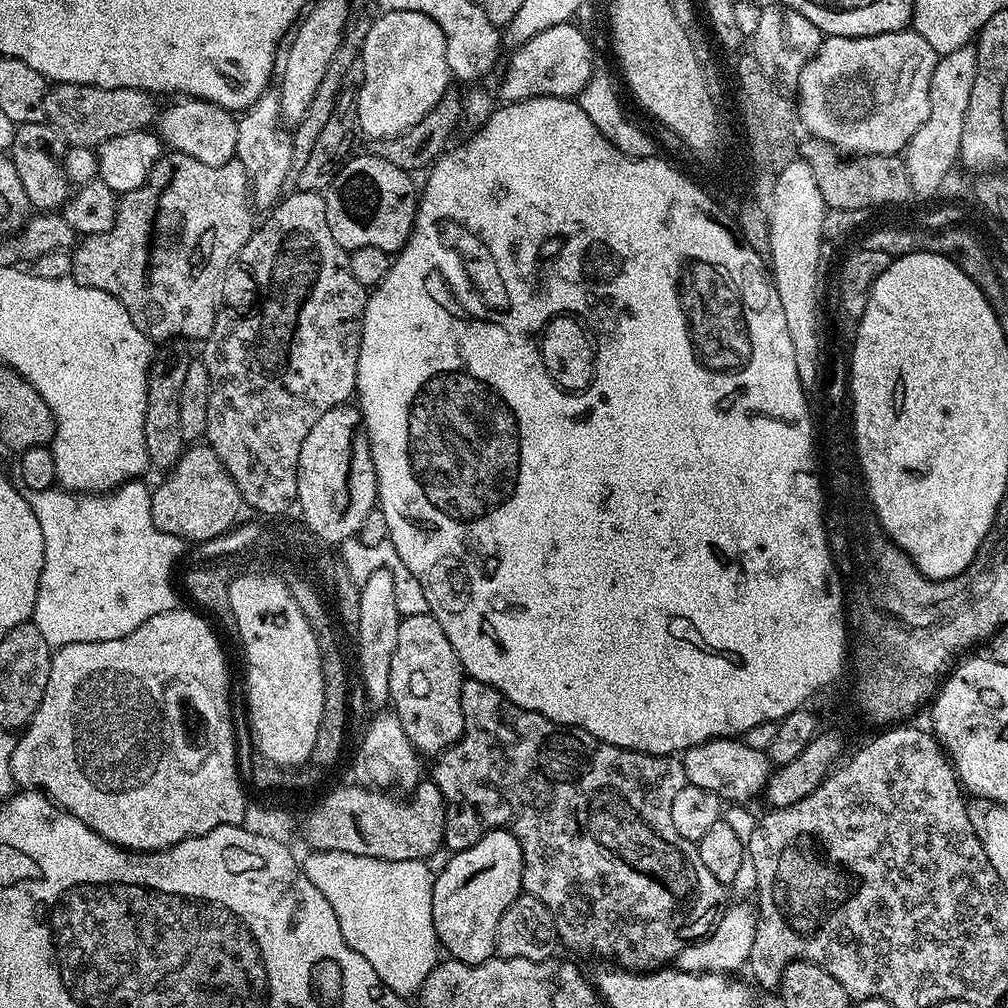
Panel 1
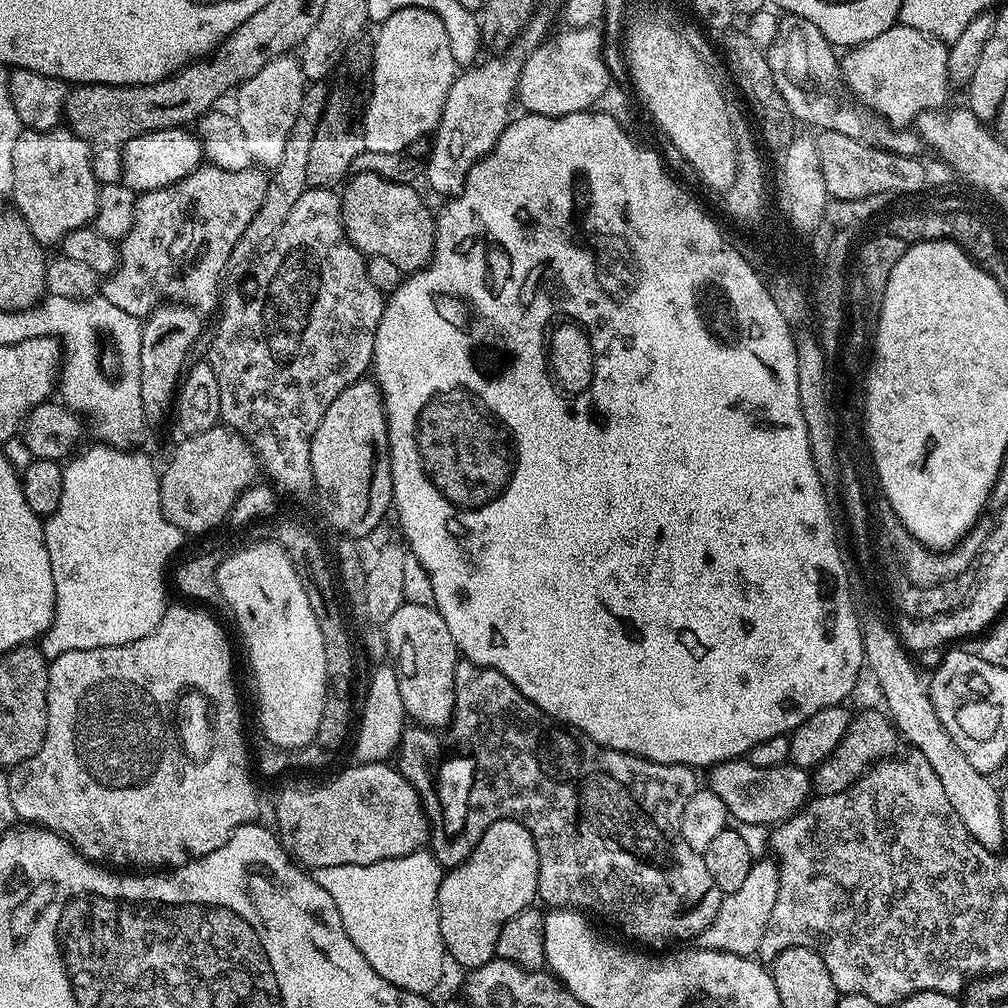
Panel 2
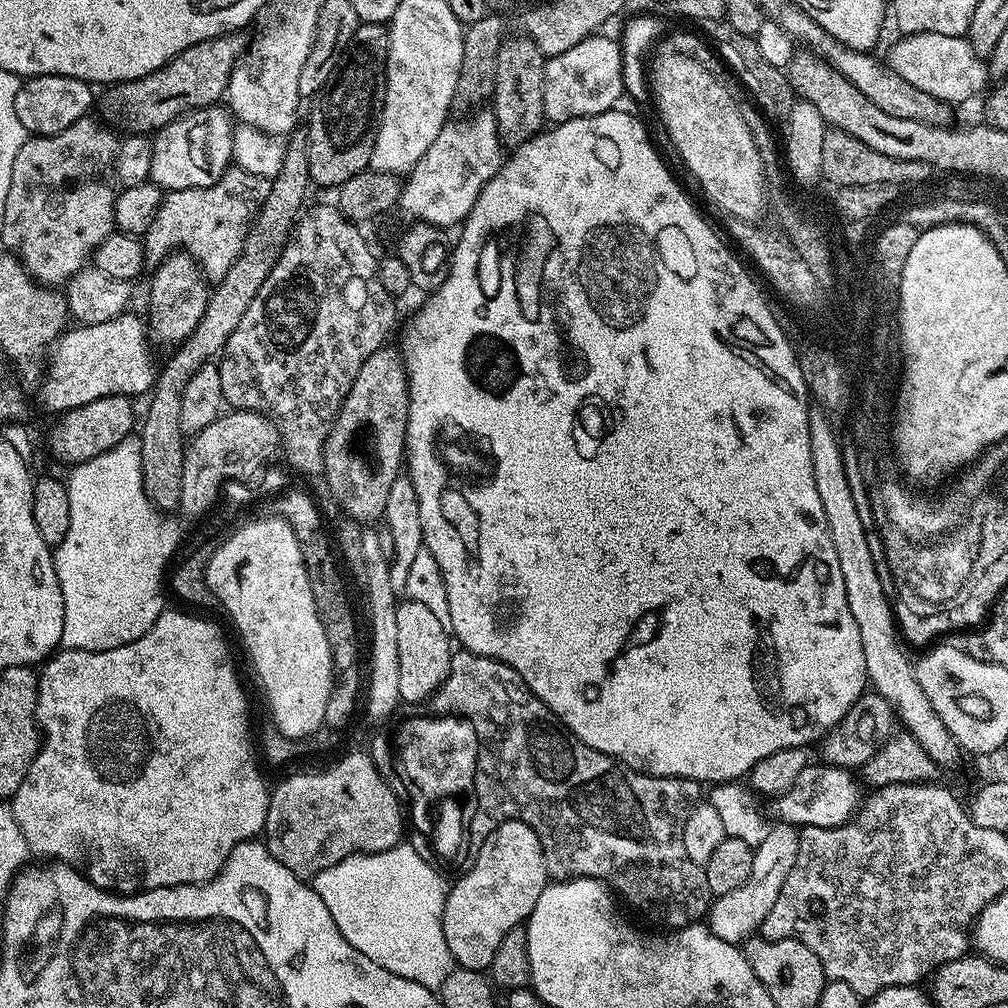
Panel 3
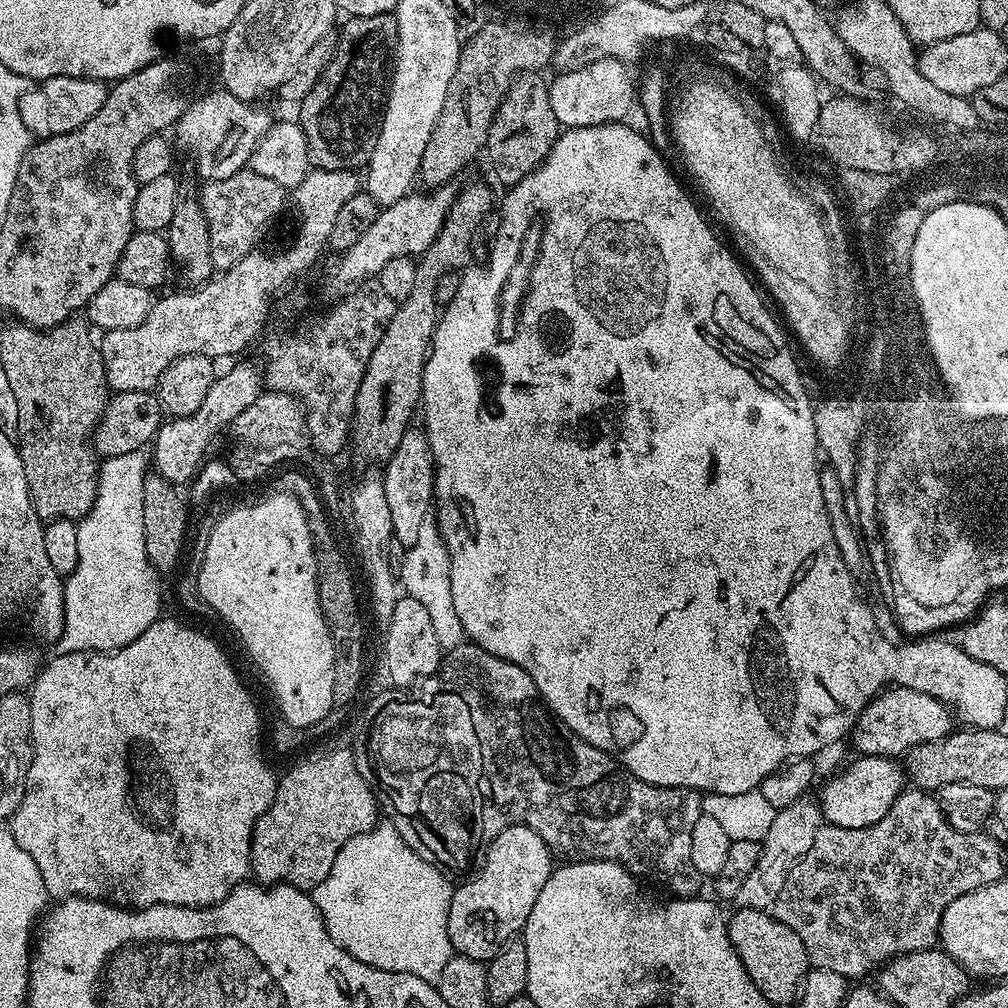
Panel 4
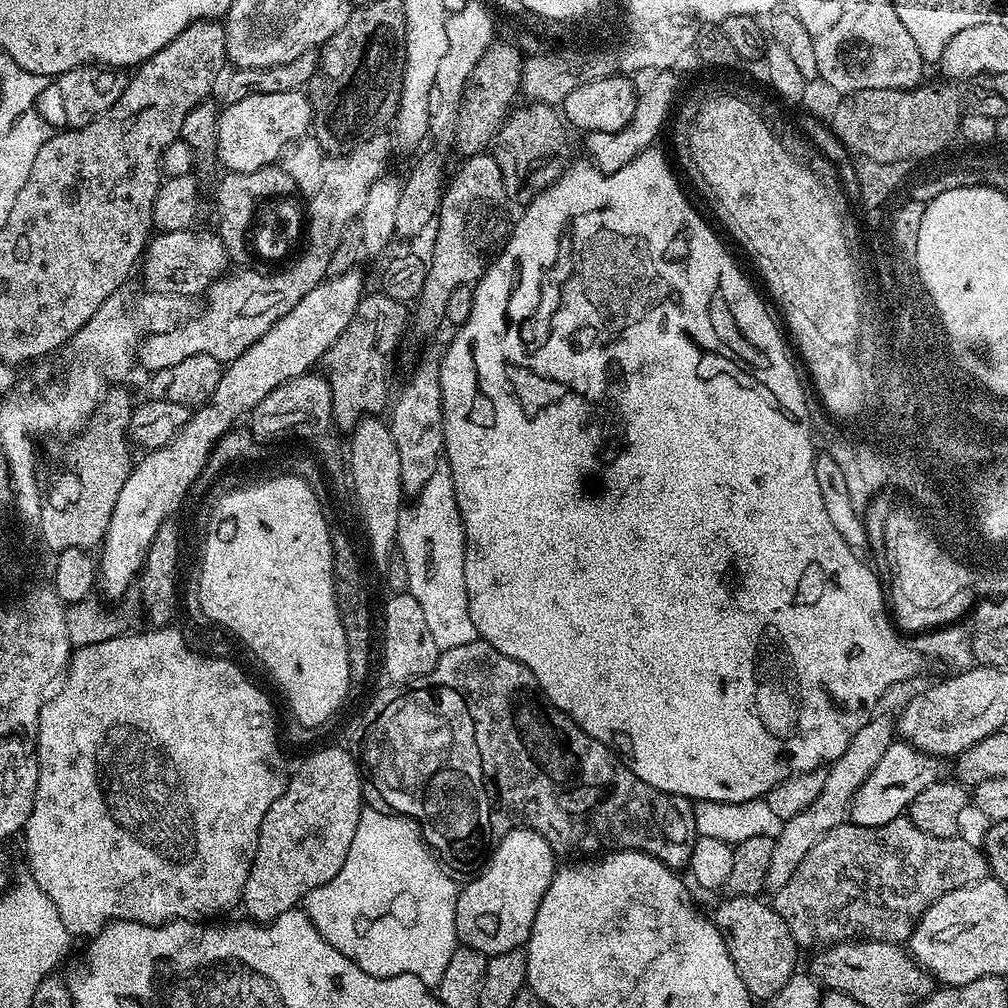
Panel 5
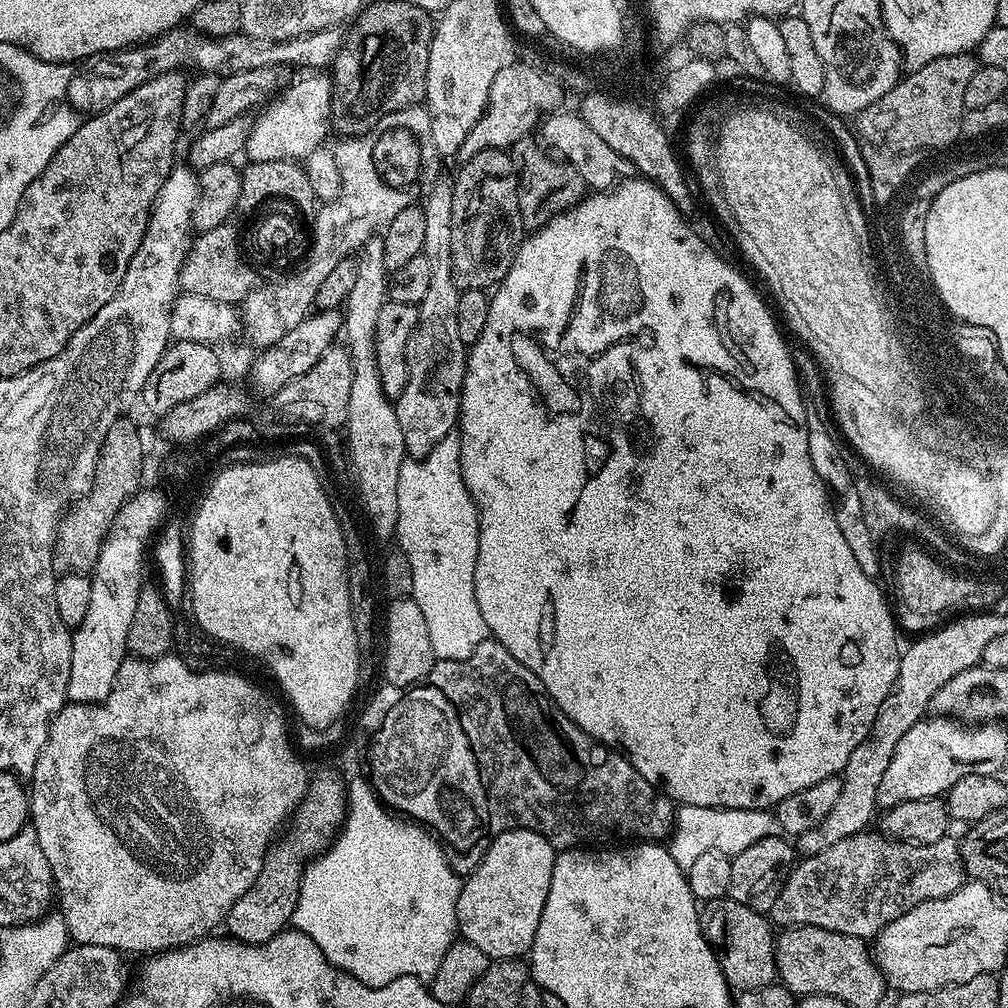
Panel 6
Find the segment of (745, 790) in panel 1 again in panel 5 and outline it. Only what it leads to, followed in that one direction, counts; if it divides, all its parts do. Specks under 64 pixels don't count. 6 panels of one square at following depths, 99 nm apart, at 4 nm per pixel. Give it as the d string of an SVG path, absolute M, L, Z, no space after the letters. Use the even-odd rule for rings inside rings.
M893 742L886 754L878 758L878 766L870 770L866 782L862 782L862 786L858 786L852 795L851 823L858 826L886 826L886 822L894 822L894 818L905 815L914 798L918 798L926 786L941 779L940 764L937 757L920 752L913 744Z

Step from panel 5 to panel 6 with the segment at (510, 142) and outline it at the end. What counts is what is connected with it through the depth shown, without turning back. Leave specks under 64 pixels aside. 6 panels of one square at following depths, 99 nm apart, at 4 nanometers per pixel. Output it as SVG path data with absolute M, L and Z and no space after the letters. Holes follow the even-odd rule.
M525 138L513 144L510 149L512 163L515 164L518 173L518 206L522 222L528 230L542 227L558 212L567 212L586 195L586 185L578 170L574 170L574 166L570 166L563 159L553 158L539 143L537 144L532 138Z

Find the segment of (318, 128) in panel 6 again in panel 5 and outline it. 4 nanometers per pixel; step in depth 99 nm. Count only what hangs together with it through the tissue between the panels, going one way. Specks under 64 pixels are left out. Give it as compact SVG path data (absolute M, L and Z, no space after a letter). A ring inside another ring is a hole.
M303 91L250 94L233 104L225 103L216 125L217 161L230 172L258 170L275 165L296 141L309 135L312 127L312 101Z

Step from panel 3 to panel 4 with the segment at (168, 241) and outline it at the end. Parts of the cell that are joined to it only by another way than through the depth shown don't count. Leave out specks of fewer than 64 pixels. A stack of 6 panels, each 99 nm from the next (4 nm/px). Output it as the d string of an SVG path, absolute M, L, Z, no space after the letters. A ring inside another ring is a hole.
M245 170L230 174L230 178L209 180L203 185L204 192L199 193L200 205L208 219L210 232L210 258L213 269L223 270L242 262L246 254L257 247L260 235L272 224L286 204L286 189L274 178Z

